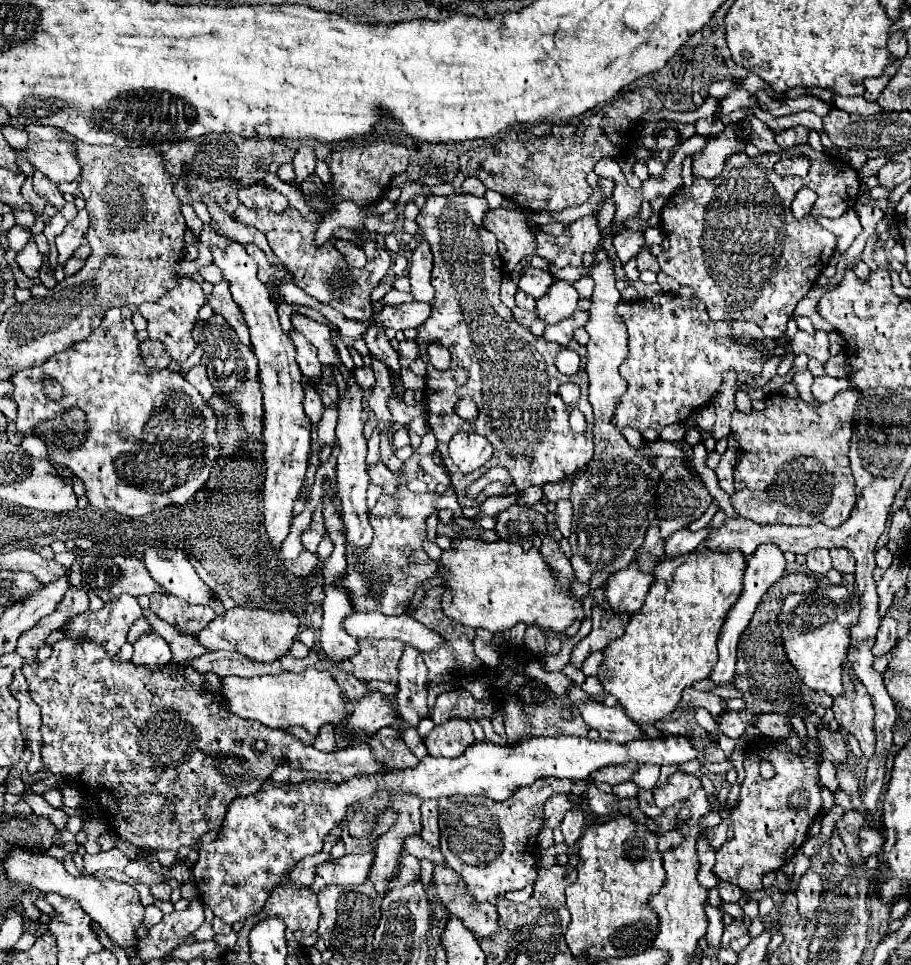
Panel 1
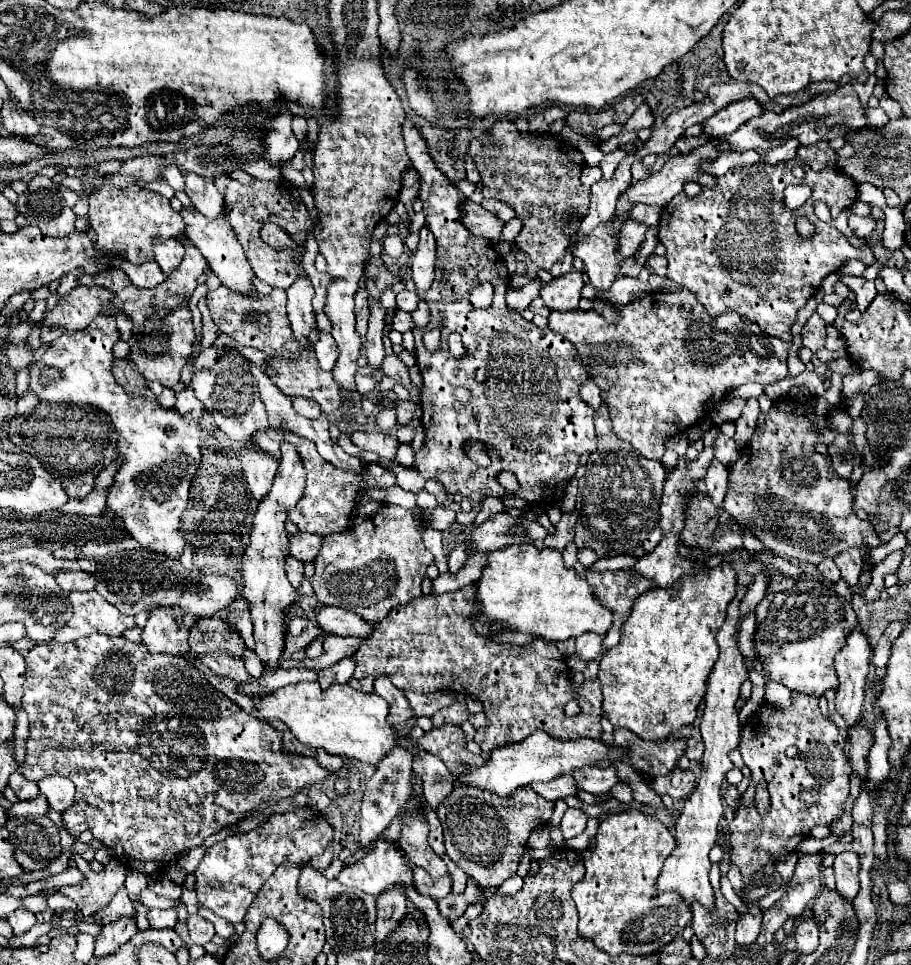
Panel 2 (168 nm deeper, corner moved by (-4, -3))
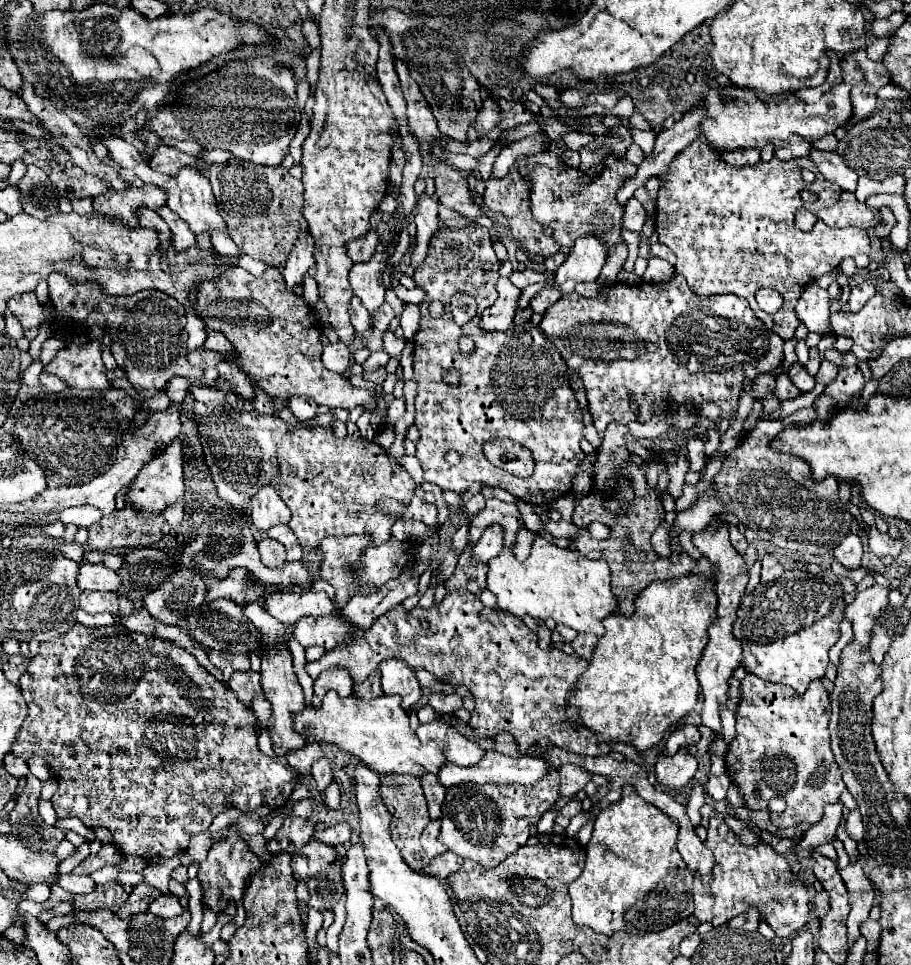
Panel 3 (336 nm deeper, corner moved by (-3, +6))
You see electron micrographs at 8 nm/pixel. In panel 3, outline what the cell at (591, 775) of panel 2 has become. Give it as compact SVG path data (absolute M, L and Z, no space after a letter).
M571 763L563 765L559 769L559 775L561 775L561 795L565 795L565 797L571 797L573 793L581 791L591 781L591 777L593 777L583 767L571 765Z

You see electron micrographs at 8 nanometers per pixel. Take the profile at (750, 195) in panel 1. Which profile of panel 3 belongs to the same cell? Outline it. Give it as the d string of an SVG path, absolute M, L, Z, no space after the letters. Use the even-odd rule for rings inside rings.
M699 137L699 141L693 141L687 149L675 155L675 161L671 161L667 171L667 183L659 187L657 197L657 213L655 213L655 231L659 235L659 243L667 245L675 255L675 271L681 273L687 279L687 285L693 293L699 297L711 297L711 295L725 295L735 293L749 301L755 315L765 323L767 329L781 335L783 339L791 339L795 335L795 329L799 327L799 317L795 313L795 305L803 293L803 289L815 281L817 277L833 271L841 259L855 257L859 253L869 255L871 253L871 239L865 229L857 227L845 227L845 229L831 229L821 219L817 219L811 233L803 233L795 227L795 211L799 207L807 207L811 213L817 213L819 209L831 207L841 199L839 185L827 181L813 161L807 157L781 161L773 157L771 161L759 161L753 167L731 167L723 161L723 157L711 149L705 139ZM801 169L809 169L815 179L805 181L801 177ZM801 191L811 191L817 199L815 203L805 203L801 199ZM761 287L771 287L779 291L785 299L779 313L763 313L755 301L755 293Z

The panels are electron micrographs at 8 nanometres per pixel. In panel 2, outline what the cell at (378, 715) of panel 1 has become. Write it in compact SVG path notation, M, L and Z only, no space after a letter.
M376 678L374 680L374 688L376 688L376 694L380 694L382 698L386 698L390 704L394 702L394 694L396 694L396 686L392 686L390 678Z

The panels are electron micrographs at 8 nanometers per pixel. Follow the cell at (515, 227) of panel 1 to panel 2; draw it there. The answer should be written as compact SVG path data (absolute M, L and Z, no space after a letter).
M464 198L462 206L464 206L462 224L464 224L466 230L470 230L474 236L484 236L484 238L490 238L490 240L500 240L502 220L496 214L484 210L480 204L474 204L468 198Z

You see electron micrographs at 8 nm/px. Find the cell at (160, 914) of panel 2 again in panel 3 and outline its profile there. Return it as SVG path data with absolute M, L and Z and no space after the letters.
M165 893L165 895L159 895L155 901L151 901L147 911L161 917L161 919L173 919L183 913L183 907L175 895Z

